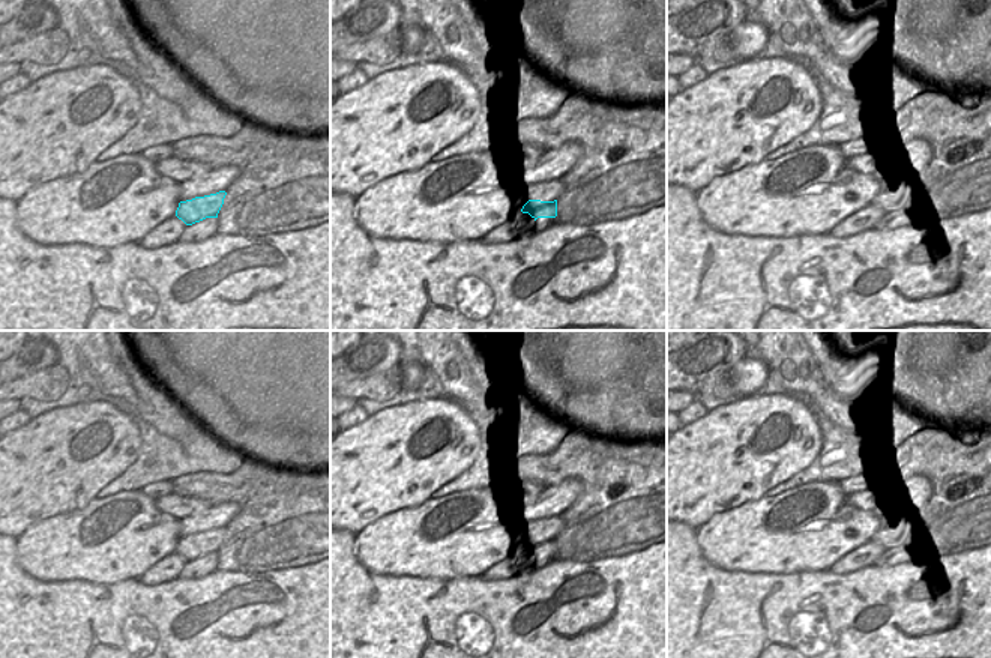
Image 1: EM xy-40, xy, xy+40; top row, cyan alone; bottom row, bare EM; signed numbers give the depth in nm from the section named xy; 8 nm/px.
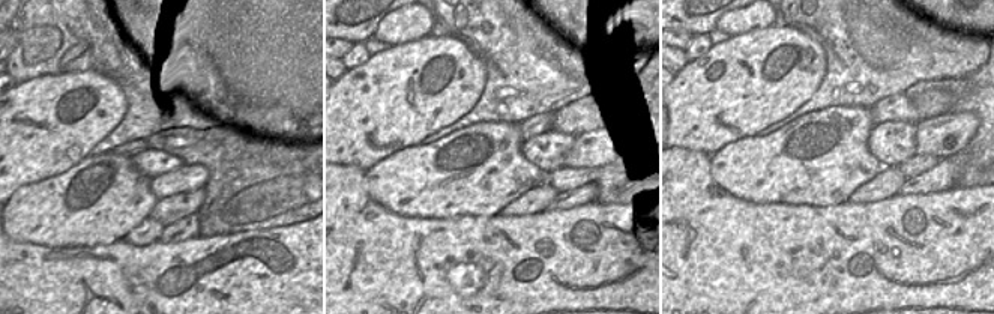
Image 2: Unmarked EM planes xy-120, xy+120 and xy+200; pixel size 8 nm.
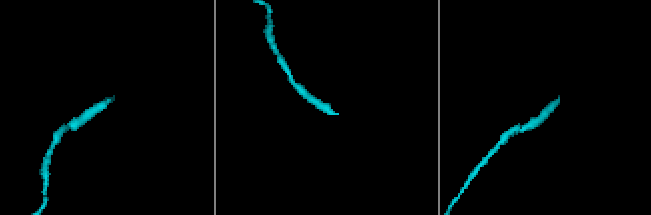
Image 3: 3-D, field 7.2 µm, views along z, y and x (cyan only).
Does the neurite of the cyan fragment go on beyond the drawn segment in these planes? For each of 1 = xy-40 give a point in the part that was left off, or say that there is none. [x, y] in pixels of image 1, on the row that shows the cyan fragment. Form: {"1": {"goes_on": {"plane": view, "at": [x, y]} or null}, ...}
{"1": {"goes_on": null}}

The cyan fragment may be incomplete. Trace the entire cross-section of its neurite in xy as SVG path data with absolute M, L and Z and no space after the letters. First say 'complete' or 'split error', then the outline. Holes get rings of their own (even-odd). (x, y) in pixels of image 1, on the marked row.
complete | M529 200L523 206L521 212L529 213L535 221L538 218L556 218L557 216L557 200L554 201Z

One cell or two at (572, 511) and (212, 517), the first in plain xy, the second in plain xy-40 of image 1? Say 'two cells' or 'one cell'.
one cell

